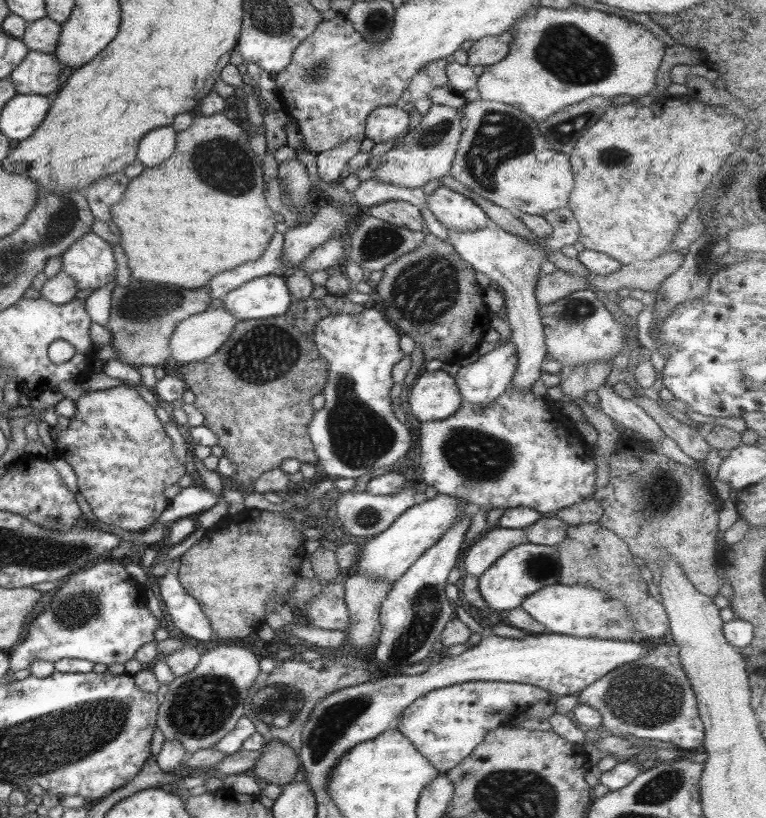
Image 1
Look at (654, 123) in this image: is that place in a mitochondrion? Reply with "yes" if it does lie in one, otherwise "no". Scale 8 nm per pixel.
no

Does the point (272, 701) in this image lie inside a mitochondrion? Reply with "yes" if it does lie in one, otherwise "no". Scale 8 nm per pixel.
yes

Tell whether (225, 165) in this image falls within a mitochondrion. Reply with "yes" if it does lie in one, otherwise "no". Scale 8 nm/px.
yes

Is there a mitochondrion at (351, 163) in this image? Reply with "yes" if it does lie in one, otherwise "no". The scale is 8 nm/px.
no

